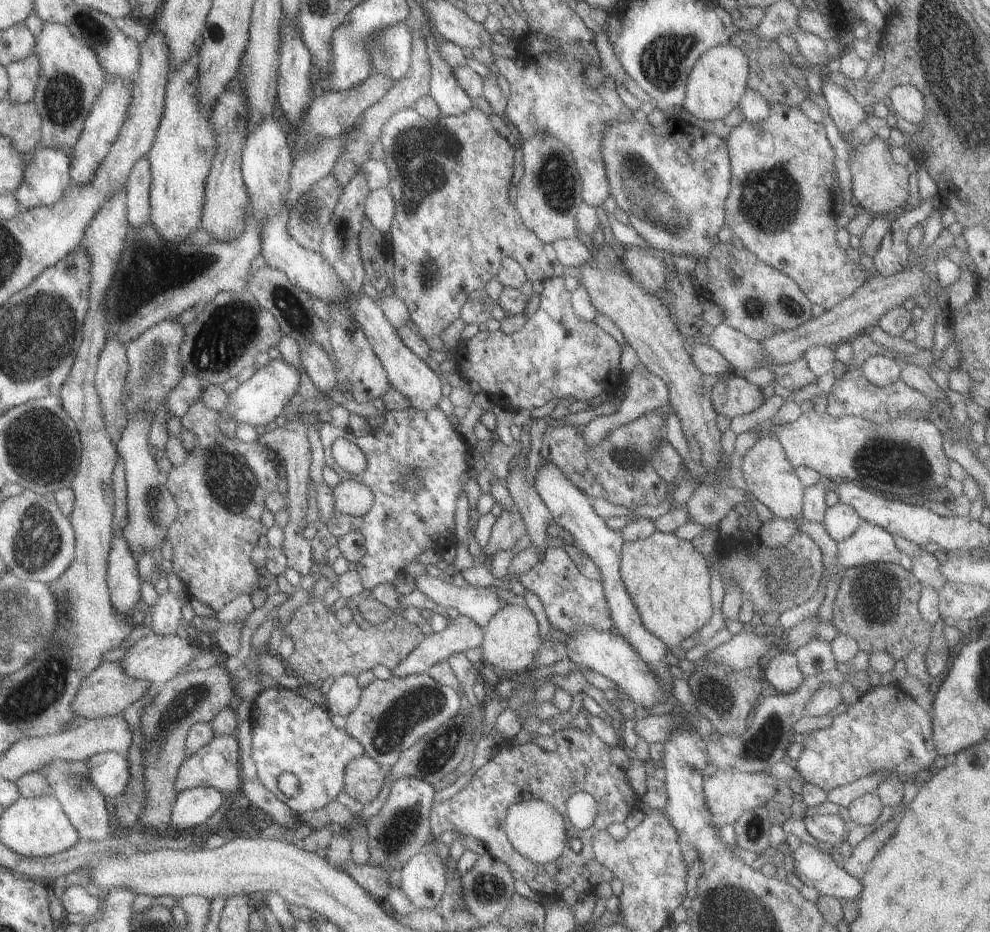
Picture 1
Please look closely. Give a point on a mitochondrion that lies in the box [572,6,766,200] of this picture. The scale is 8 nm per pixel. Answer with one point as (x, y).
(663, 61)

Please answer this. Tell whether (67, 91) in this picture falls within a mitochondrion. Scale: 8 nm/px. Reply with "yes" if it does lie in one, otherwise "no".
yes

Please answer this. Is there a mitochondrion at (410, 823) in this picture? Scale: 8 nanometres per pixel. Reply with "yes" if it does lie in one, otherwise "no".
yes

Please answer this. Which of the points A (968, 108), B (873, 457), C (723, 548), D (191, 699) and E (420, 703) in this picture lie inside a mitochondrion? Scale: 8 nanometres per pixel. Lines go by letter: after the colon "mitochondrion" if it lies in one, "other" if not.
A: mitochondrion
B: mitochondrion
C: other
D: mitochondrion
E: mitochondrion

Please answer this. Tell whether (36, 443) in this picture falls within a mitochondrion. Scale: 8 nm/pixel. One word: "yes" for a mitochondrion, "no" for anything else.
yes

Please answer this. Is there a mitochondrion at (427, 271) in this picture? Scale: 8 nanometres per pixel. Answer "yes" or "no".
yes

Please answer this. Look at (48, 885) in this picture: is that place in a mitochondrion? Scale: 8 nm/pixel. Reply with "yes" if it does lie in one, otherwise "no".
no

